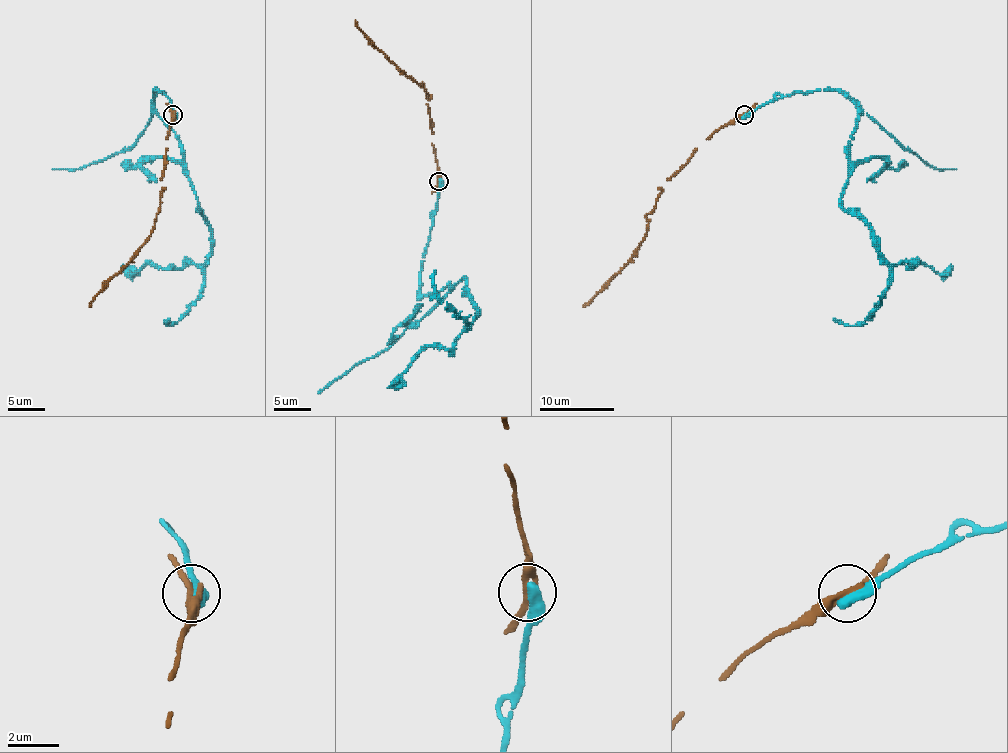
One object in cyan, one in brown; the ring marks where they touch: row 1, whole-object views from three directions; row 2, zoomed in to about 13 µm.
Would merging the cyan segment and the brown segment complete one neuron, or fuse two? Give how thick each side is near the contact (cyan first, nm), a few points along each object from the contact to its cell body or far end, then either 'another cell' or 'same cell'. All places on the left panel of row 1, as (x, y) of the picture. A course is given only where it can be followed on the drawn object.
550/200 nm | cyan via (173, 115), (156, 89), (210, 255), (132, 273), (123, 264) | brown via (173, 115), (166, 139), (160, 206), (151, 236), (89, 307) | another cell

